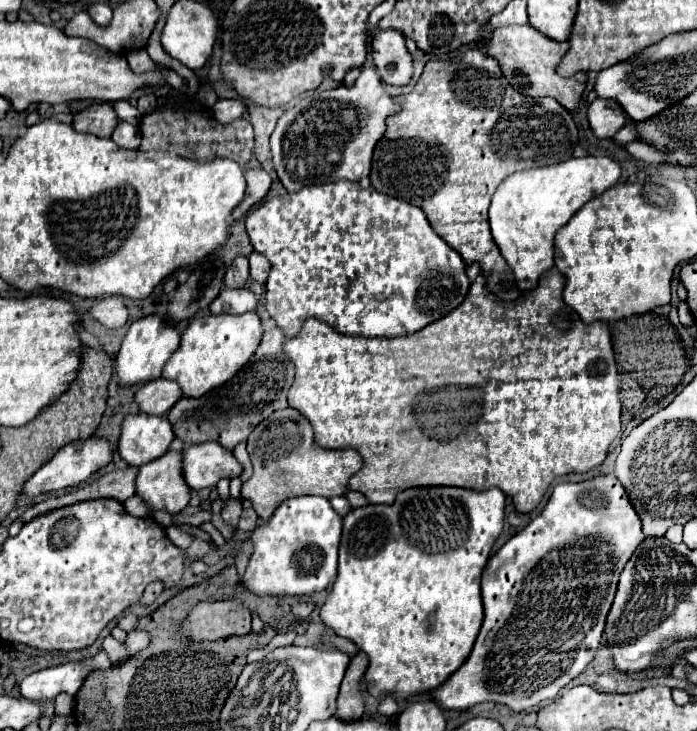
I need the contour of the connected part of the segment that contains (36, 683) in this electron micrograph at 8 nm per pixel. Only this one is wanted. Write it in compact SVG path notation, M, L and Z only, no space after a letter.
M100 650L96 656L92 656L90 660L84 660L82 664L68 662L68 664L38 670L26 676L20 682L20 694L22 698L40 698L40 700L56 698L60 692L74 696L90 670L110 668L110 666L112 666L112 660L108 658L106 650Z

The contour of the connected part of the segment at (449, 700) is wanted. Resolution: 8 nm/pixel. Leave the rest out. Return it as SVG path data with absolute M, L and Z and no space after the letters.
M614 476L554 486L546 508L488 560L482 574L484 624L466 662L432 692L434 700L448 710L468 710L480 702L500 702L514 712L522 712L542 700L554 698L594 658L618 576L642 540L642 524L626 490Z

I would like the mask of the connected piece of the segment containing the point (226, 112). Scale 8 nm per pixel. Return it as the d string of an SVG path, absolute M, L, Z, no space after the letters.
M216 100L214 104L214 118L220 124L228 124L230 120L240 118L246 112L246 106L240 100Z

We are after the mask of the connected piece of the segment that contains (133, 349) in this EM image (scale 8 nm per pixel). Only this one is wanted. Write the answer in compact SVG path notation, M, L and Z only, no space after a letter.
M146 316L146 318L132 322L132 326L128 328L128 332L122 340L120 352L116 354L118 384L122 388L128 388L128 386L146 384L150 380L160 378L164 364L174 354L178 344L180 344L180 334L174 330L174 326L168 320L162 320L158 316Z

